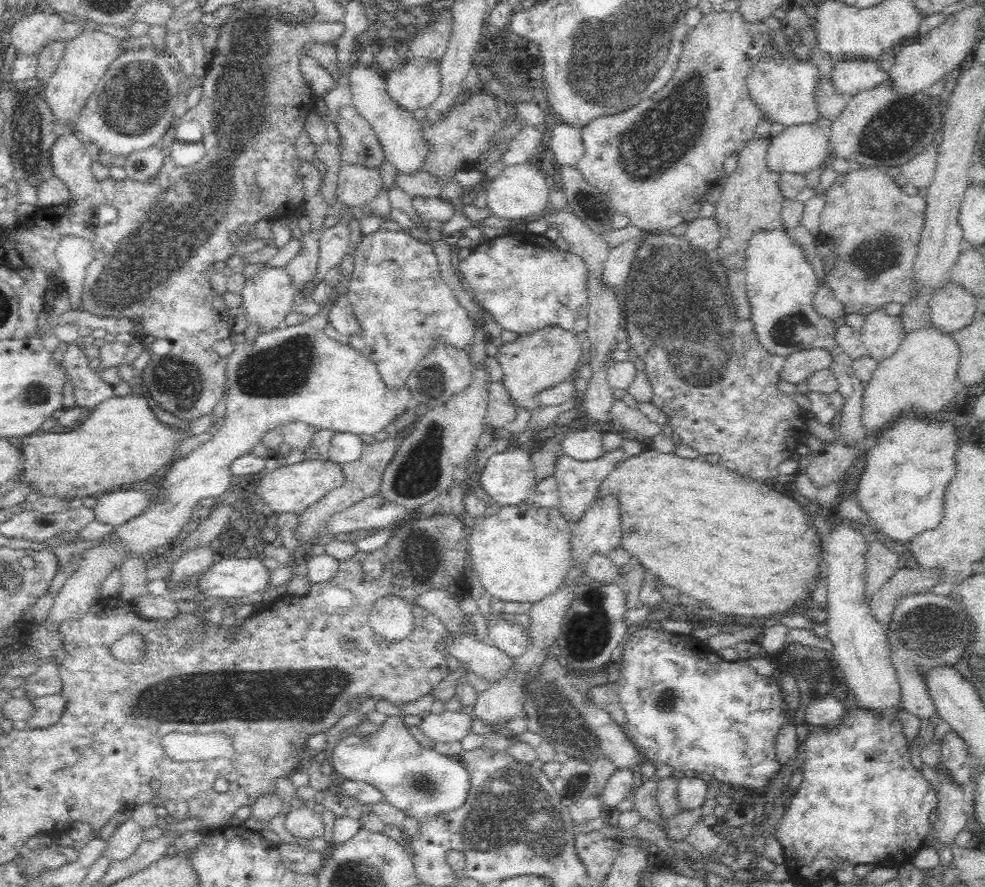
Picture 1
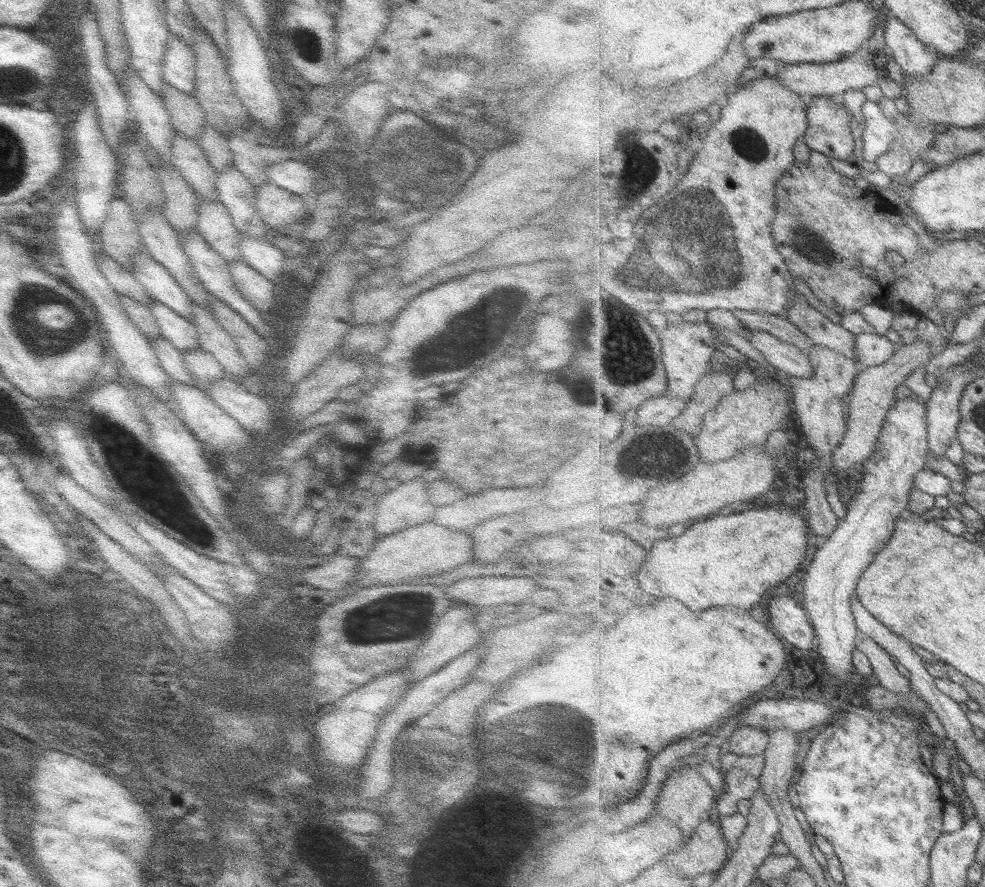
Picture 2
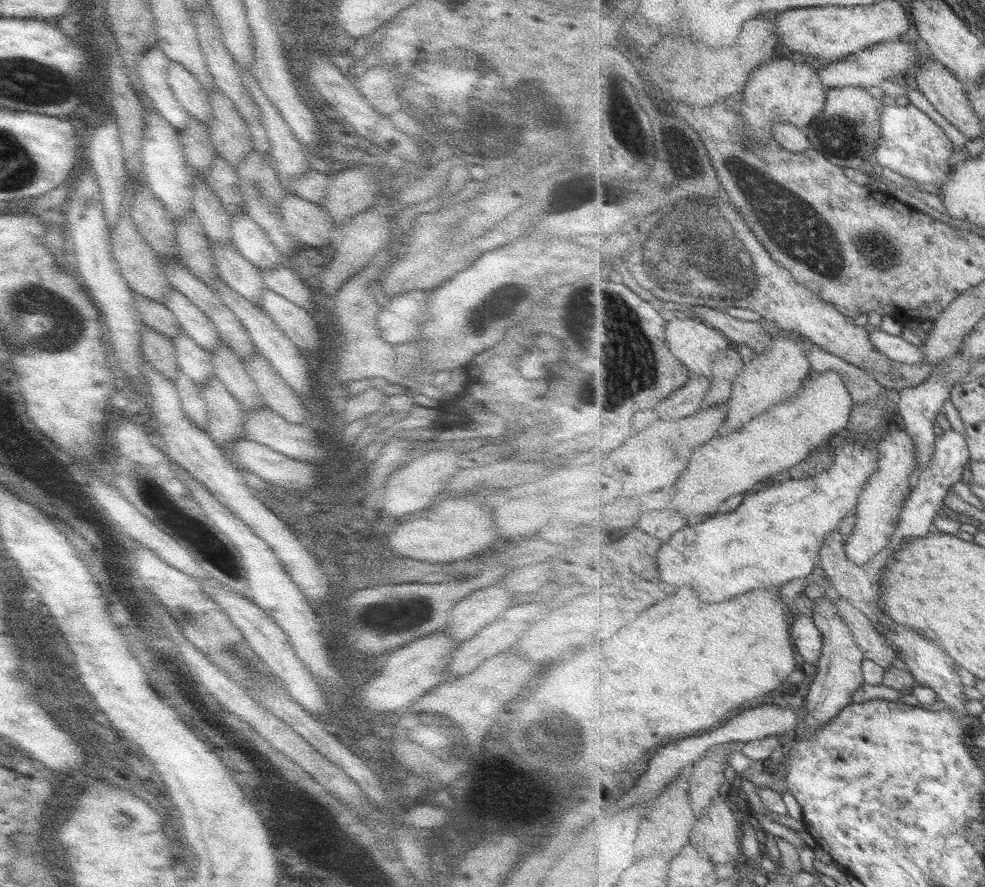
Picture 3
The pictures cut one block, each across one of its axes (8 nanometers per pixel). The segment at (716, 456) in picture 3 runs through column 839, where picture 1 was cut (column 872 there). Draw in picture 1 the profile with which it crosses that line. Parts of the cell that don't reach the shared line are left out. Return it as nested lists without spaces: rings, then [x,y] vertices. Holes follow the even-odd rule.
[[[934,326],[906,333],[898,351],[891,358],[882,360],[872,372],[863,394],[861,423],[875,436],[910,412],[925,418],[934,417],[939,410],[948,406],[950,400],[963,387],[956,378],[959,359],[960,348],[951,334],[942,333]]]

